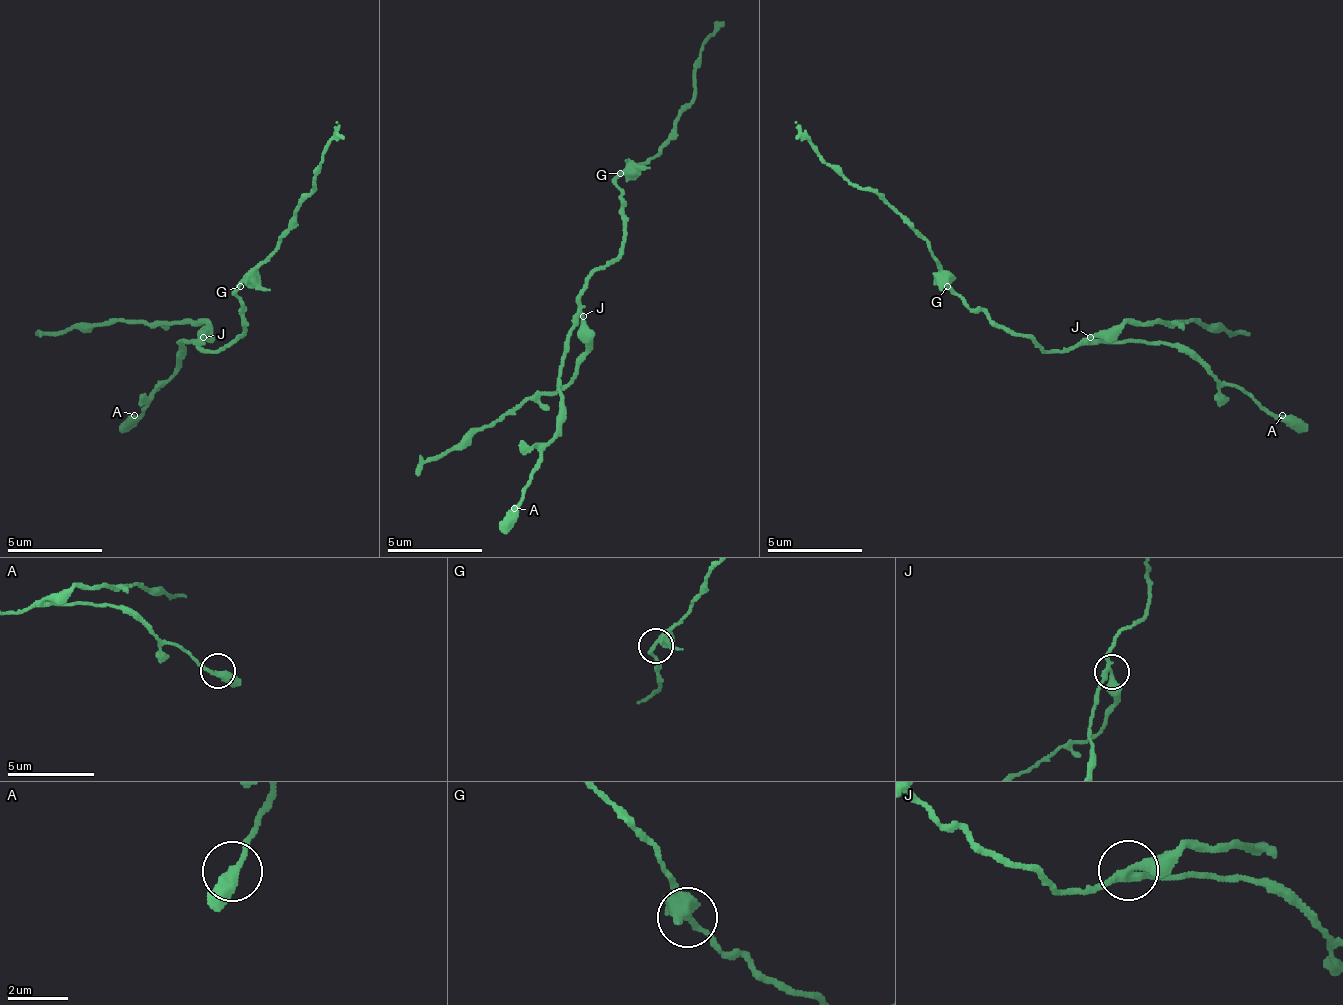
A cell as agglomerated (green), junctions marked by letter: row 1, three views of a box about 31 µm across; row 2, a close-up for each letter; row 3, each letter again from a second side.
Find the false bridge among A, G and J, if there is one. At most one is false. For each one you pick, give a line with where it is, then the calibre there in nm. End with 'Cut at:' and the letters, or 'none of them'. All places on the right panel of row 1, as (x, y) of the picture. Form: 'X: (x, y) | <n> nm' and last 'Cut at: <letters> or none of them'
J: (1090, 337) | 280 nm
Cut at: J

